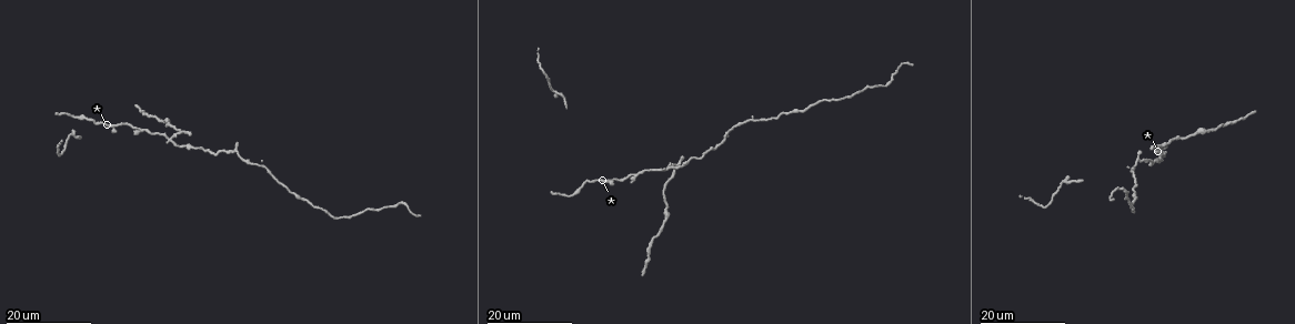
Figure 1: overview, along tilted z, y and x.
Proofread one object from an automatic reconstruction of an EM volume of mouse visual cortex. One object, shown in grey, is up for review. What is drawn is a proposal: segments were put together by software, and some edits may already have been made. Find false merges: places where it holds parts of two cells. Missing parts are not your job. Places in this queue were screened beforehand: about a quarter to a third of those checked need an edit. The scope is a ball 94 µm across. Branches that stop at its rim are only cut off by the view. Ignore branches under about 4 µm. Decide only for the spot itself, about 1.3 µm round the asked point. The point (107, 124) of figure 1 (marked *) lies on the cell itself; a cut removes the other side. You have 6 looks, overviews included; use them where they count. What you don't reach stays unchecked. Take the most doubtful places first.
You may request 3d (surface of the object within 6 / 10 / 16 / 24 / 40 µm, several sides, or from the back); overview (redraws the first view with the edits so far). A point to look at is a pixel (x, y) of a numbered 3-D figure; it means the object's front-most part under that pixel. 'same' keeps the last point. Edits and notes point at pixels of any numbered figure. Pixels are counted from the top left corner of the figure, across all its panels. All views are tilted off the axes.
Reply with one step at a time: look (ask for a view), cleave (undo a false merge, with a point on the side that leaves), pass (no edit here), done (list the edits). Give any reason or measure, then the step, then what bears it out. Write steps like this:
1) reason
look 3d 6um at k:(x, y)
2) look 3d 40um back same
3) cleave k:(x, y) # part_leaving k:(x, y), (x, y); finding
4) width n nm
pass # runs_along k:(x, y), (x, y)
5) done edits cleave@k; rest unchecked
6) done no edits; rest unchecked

four or more arms meet
look 3d 16um at 1:(168, 139)

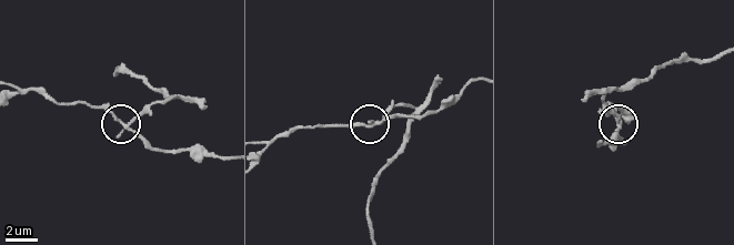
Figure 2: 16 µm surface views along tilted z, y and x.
look 3d 10um at 2:(131, 122)

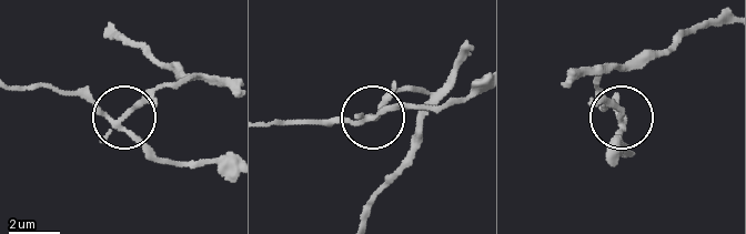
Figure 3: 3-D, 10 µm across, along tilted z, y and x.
cleave 3:(149, 102) # part_leaving 3:(368, 115), (412, 92), (422, 132), (362, 220); two cells meet here

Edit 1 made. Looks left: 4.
look 3d 24um at 1:(636, 176)

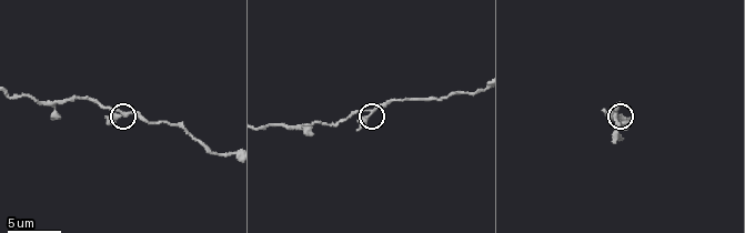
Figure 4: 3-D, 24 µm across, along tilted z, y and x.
look 3d 6um at 4:(370, 112)

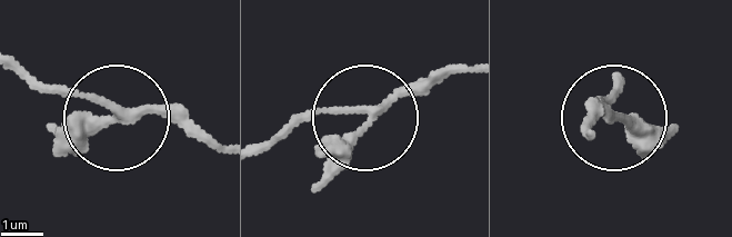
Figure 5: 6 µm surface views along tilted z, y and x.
width 170 nm
pass # runs_along 5:(263, 150), (331, 114), (378, 118), (450, 72); continuous, no second cell

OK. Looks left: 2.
three arms meet
look 3d 16um at 1:(238, 151)

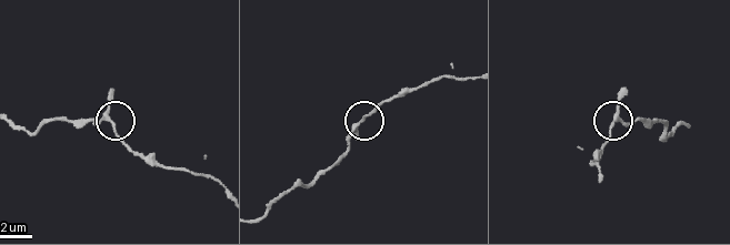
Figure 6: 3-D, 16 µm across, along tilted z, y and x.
look 3d 6um at 6:(361, 121)

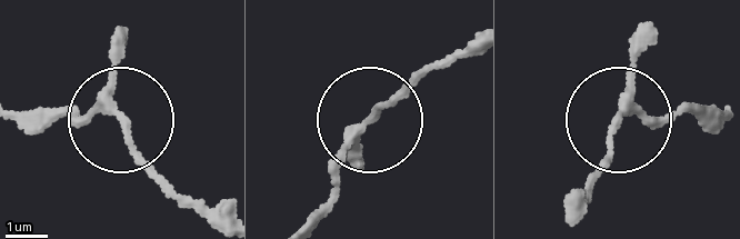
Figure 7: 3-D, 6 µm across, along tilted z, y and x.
width 190 nm
pass # runs_along 7:(16, 111), (111, 115), (138, 160), (197, 205); all the same cell

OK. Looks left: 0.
done edits cleave@3; rest unchecked

